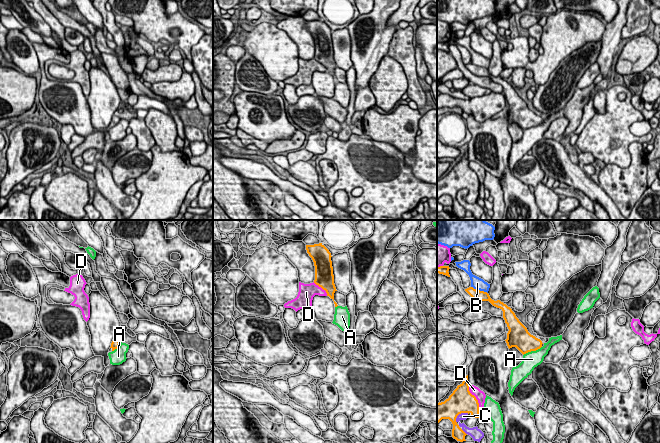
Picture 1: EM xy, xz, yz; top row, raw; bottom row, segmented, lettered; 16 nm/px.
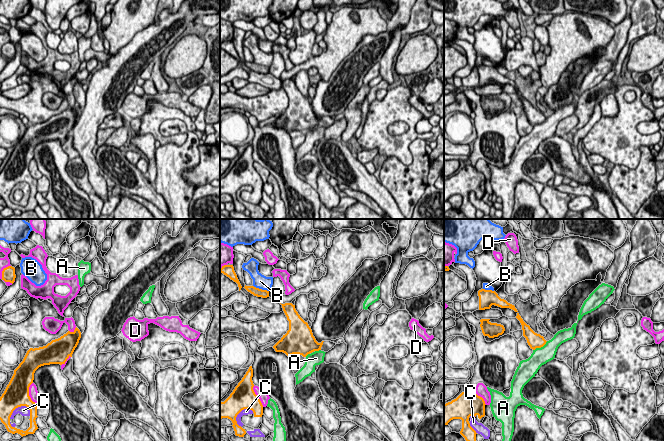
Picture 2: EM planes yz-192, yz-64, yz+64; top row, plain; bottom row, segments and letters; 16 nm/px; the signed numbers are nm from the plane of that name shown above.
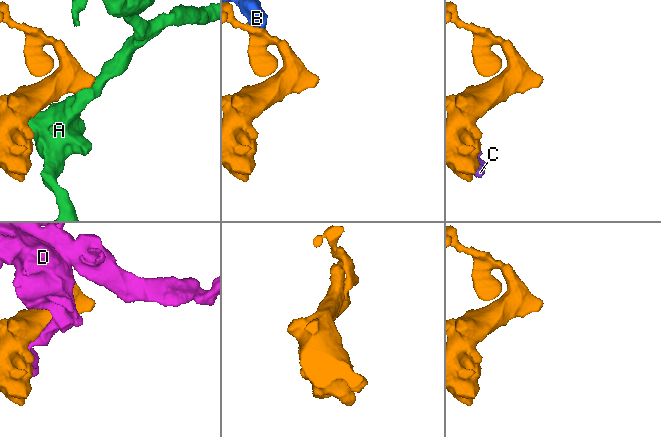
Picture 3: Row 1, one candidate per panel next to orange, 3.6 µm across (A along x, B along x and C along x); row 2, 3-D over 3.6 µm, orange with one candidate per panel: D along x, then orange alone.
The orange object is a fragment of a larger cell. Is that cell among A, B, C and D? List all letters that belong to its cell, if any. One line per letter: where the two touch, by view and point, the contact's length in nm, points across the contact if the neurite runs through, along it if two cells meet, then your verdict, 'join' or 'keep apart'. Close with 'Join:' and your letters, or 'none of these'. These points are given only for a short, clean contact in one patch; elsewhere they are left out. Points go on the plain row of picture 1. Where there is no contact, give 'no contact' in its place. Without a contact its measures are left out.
A: meets orange in yz at (532, 126); contact 340 nm long; border along yz (541, 122), (523, 131); keep apart
B: meets orange in yz at (479, 66); contact 300 nm long; border along yz (471, 62), (487, 69); keep apart
C: meets orange in yz at (460, 189); contact 260 nm long; keep apart
D: meets orange in yz at (475, 173); contact 400 nm long; keep apart
Join: none of these

